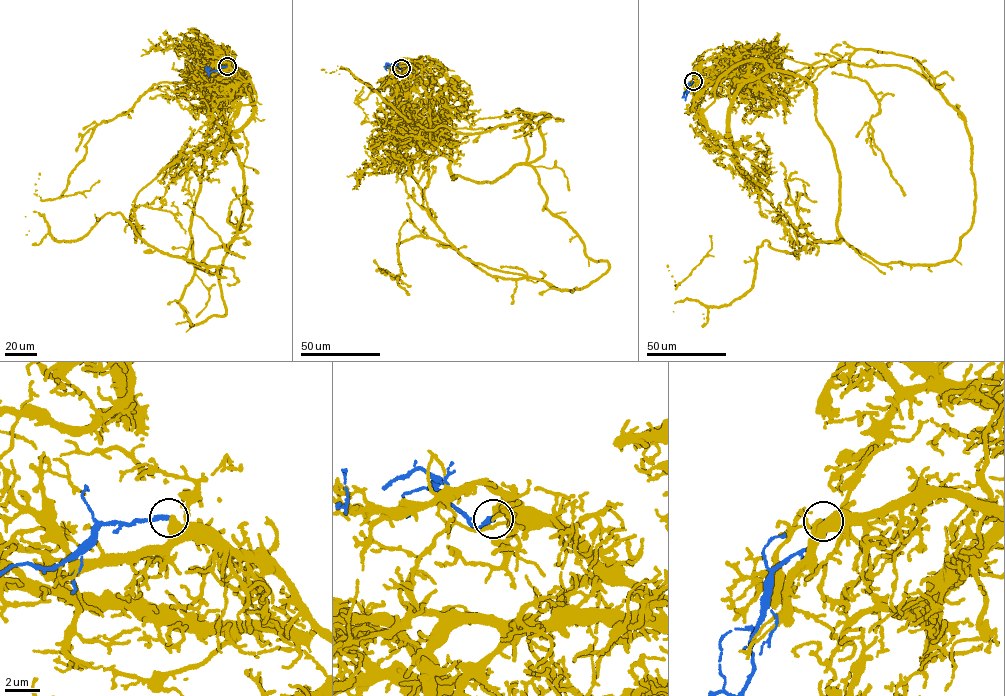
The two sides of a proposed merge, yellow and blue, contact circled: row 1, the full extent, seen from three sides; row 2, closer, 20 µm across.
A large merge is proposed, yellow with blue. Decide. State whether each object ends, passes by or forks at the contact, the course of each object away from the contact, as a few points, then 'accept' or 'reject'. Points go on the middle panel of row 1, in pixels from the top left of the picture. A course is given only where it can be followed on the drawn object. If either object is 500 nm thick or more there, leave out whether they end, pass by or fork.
yellow passes by; blue ends; course yellow (402, 68), (430, 83), (455, 177), (530, 166), (609, 268), (561, 291), (416, 235), (385, 270), (408, 294); course blue (401, 68), (387, 63), (386, 70); reject

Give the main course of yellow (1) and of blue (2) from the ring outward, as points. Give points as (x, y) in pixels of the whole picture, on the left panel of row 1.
1: (227, 66), (248, 78), (207, 137), (176, 300), (223, 316), (244, 184), (200, 84), (102, 121), (61, 197)
2: (227, 66), (209, 72), (206, 68)

